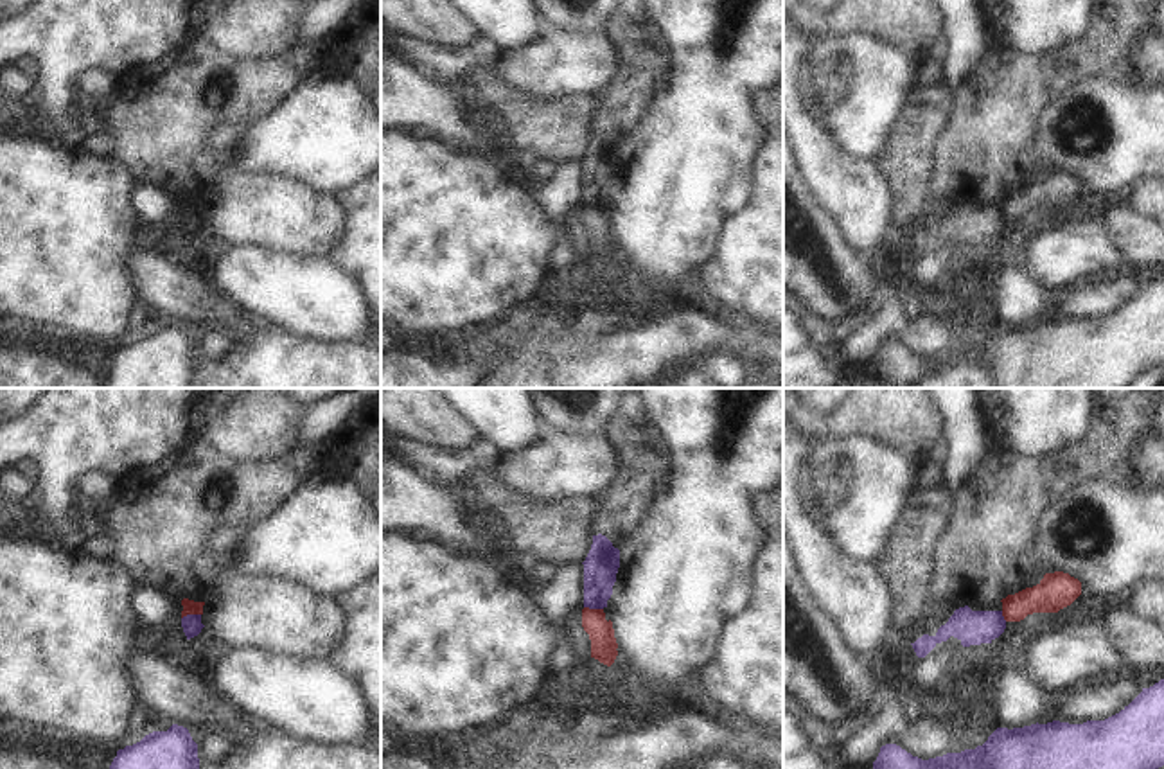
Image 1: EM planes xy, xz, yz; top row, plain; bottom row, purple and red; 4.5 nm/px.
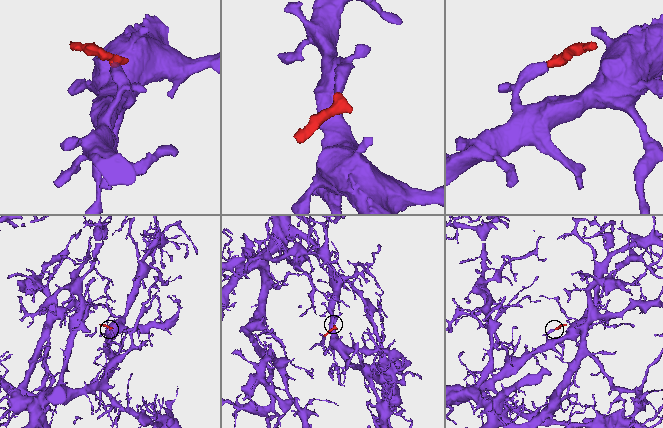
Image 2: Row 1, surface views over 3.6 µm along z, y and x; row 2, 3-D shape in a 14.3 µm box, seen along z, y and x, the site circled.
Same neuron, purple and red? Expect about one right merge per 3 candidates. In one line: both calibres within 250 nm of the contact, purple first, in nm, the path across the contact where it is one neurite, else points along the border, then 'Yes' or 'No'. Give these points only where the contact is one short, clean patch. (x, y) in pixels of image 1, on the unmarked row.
Thickness 90 nm (purple) against 60 nm. Boundary: xy (200, 211), (189, 211), (182, 216). No

